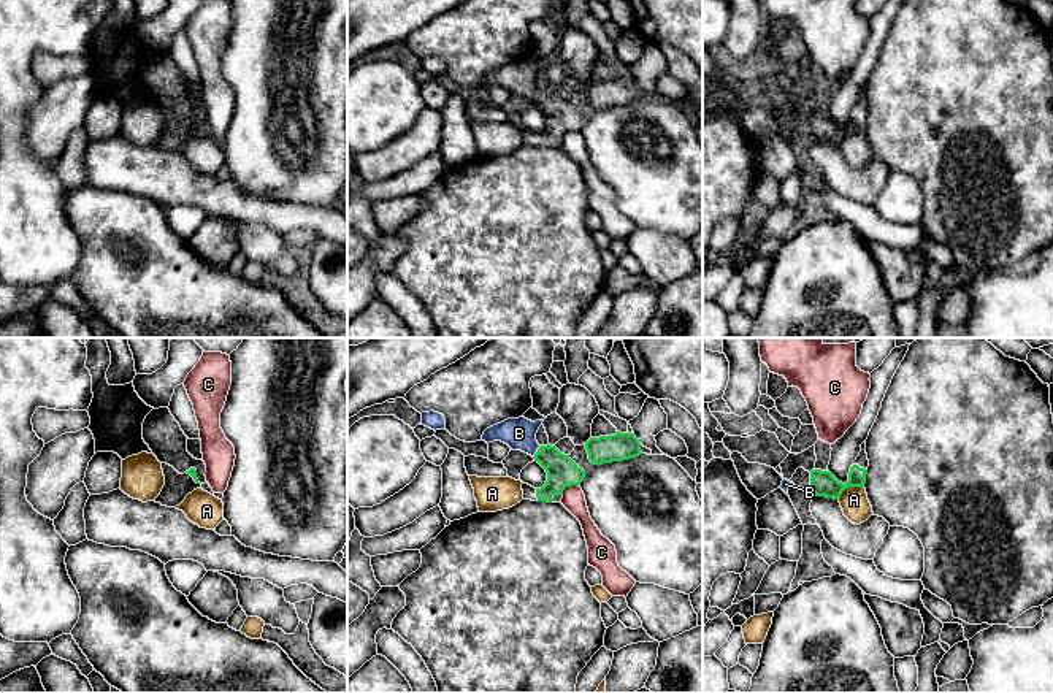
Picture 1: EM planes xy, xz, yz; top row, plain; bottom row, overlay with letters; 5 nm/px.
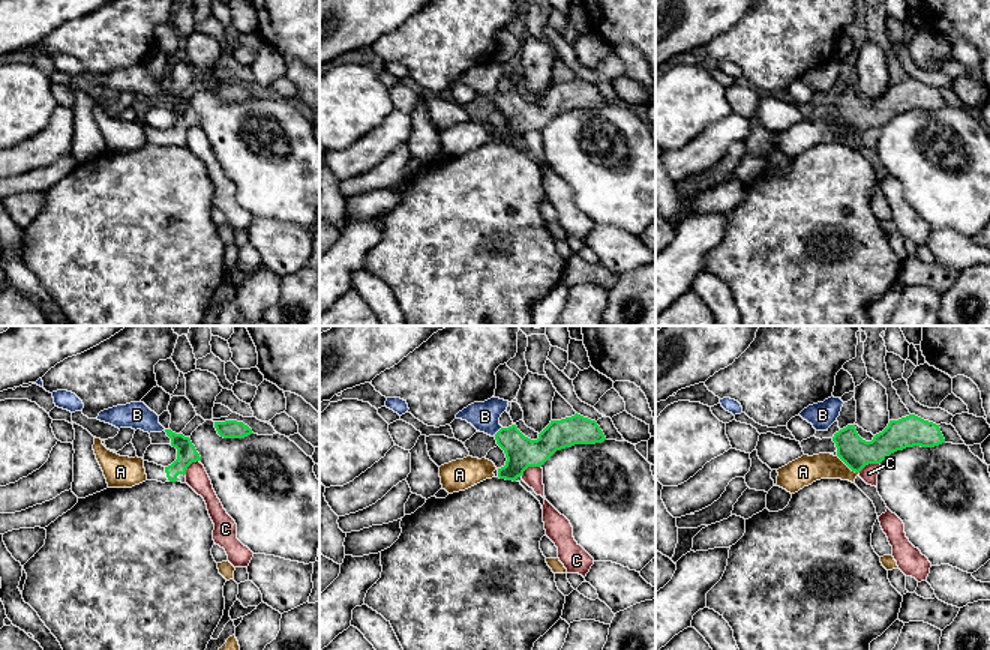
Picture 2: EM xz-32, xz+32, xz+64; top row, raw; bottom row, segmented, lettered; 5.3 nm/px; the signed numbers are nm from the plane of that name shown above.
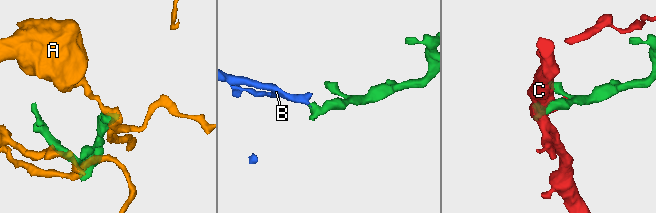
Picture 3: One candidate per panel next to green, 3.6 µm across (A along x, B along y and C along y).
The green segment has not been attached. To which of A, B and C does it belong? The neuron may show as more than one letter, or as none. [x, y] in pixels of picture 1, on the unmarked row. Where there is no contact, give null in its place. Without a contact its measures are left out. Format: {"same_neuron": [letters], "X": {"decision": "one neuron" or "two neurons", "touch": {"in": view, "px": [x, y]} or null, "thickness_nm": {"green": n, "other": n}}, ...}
{"same_neuron": ["B"], "A": {"decision": "two neurons", "touch": {"in": "yz", "px": [849, 130]}, "thickness_nm": {"green": 130, "other": 140}}, "B": {"decision": "one neuron", "touch": {"in": "xz", "px": [536, 97]}, "thickness_nm": {"green": 160, "other": 160}}, "C": {"decision": "two neurons", "touch": {"in": "xz", "px": [568, 130]}, "thickness_nm": {"green": 160, "other": 110}}}

